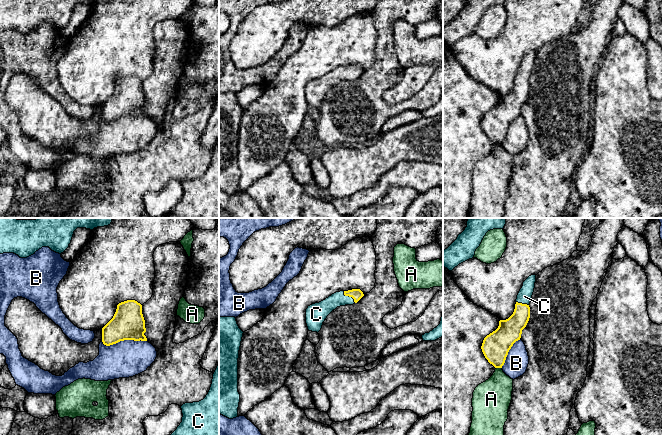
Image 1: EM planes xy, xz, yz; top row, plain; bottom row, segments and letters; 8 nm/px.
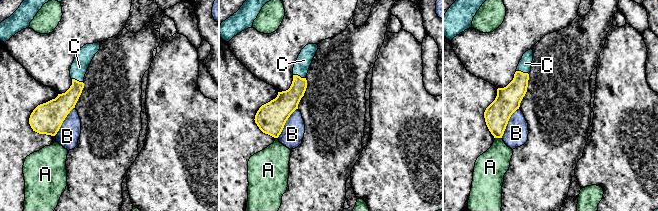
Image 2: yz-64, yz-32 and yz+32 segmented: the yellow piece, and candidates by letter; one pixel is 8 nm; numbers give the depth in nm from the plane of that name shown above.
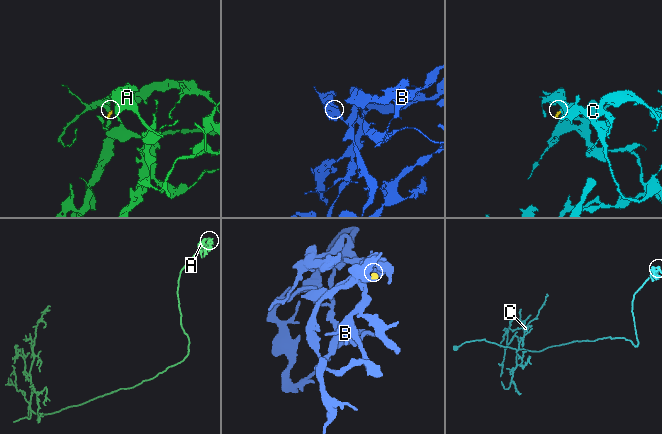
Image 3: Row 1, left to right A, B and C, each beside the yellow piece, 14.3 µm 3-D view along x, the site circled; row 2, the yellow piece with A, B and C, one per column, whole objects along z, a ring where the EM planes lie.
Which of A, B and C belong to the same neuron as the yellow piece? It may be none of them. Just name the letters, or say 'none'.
C

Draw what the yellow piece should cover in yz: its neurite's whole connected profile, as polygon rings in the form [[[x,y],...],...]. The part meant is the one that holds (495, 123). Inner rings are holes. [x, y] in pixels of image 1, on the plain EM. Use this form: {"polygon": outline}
{"polygon": [[[536,51],[529,52],[523,58],[523,62],[517,71],[513,90],[506,96],[500,96],[498,104],[489,111],[487,111],[483,116],[481,122],[482,128],[485,134],[488,136],[488,138],[492,140],[495,144],[502,144],[509,126],[516,117],[520,116],[522,106],[526,103],[529,97],[530,94],[529,81],[534,68],[535,58],[536,58]]]}

